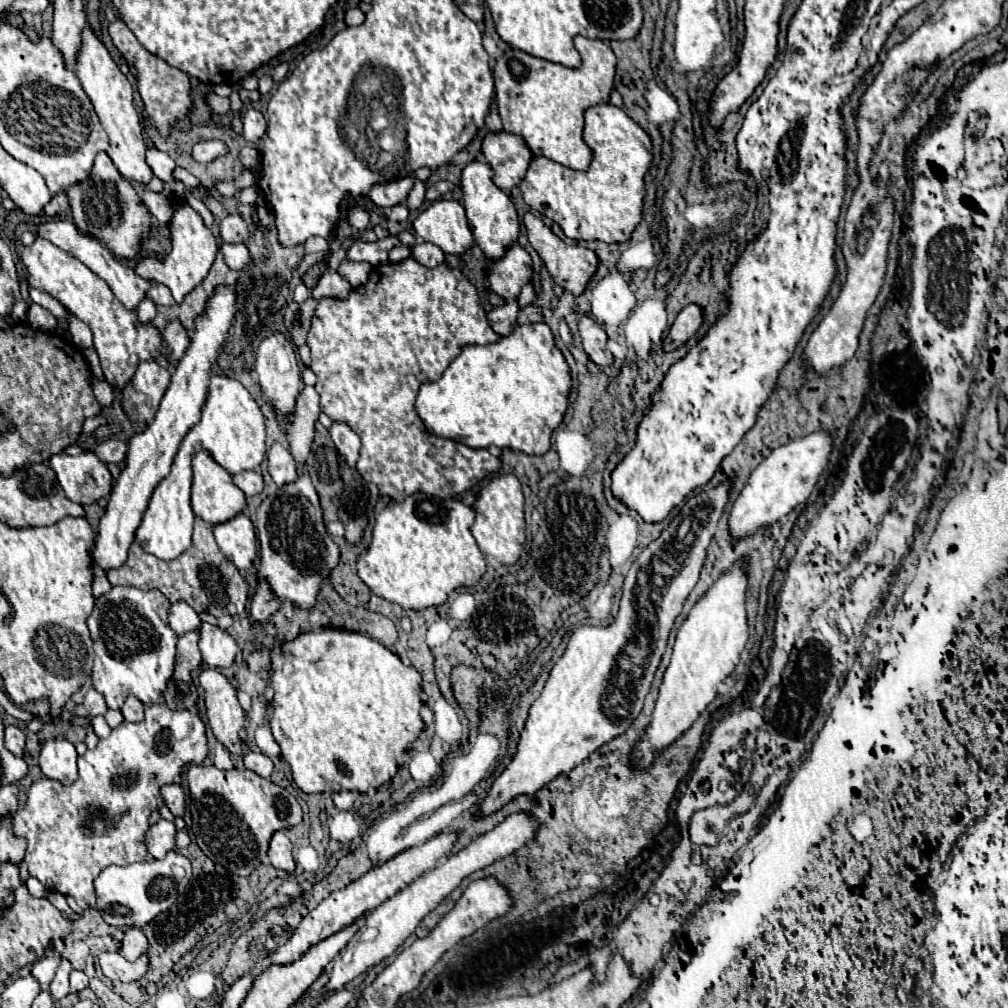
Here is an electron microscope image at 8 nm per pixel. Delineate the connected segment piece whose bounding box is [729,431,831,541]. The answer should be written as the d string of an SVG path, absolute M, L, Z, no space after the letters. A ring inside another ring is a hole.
M825 431L811 433L791 443L771 451L771 455L751 473L747 485L735 499L729 513L729 535L733 541L739 541L745 535L777 523L781 517L787 517L791 509L803 503L813 491L819 475L827 465L827 455L831 453L831 435Z

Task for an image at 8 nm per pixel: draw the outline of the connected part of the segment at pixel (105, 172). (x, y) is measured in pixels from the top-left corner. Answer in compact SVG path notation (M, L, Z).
M105 153L97 155L89 181L95 187L93 191L83 191L83 187L77 185L67 189L75 225L83 233L89 233L105 243L115 257L135 257L139 251L139 241L151 229L151 217L141 203L141 195L121 177L121 173L117 173L117 167Z

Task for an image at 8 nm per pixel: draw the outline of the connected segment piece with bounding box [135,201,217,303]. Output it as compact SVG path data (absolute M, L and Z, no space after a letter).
M185 201L175 205L175 213L171 219L171 235L173 235L171 251L163 259L157 259L157 257L139 259L135 265L135 273L141 275L143 279L153 279L155 283L167 285L173 293L173 299L177 303L181 303L183 297L193 287L197 287L209 273L209 269L215 261L215 255L217 255L217 241L215 241L213 233L203 225L201 217Z

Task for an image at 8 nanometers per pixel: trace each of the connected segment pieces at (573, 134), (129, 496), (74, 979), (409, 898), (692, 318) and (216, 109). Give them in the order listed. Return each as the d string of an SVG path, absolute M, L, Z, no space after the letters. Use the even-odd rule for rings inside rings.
M575 37L583 65L569 69L555 65L519 49L507 49L495 63L495 101L503 121L503 131L517 133L525 139L533 155L547 157L569 169L587 169L591 151L583 143L583 111L609 101L615 77L615 53L607 41Z
M221 285L215 289L215 295L209 299L205 313L195 319L195 337L191 339L189 349L185 351L185 355L181 357L181 361L173 371L171 385L167 387L161 399L155 419L145 427L145 431L133 435L129 441L125 469L121 471L119 479L113 485L105 515L101 517L97 535L89 549L93 557L93 567L109 571L125 563L127 551L135 539L135 531L141 523L141 517L147 509L153 489L159 485L161 479L169 475L181 439L201 419L201 407L205 403L207 387L209 387L209 371L215 363L221 345L227 341L227 331L231 327L233 315L235 315L235 287Z
M71 971L71 991L81 991L89 985L89 977L83 971Z
M513 813L501 825L497 825L493 831L481 835L469 847L465 847L463 851L455 853L453 857L447 857L435 869L423 873L411 887L407 887L405 891L401 891L395 897L387 899L375 911L371 911L365 917L365 923L361 925L361 929L351 937L347 947L341 949L341 953L329 963L327 971L331 973L331 979L329 979L329 983L323 989L325 991L337 991L337 989L345 987L349 981L353 981L355 977L359 977L369 967L375 967L383 959L393 955L395 949L399 945L403 945L403 941L417 929L421 919L429 911L433 911L465 877L475 873L477 869L483 869L483 867L491 865L497 859L503 859L503 857L511 855L521 845L529 843L533 839L533 835L535 835L535 829L537 829L537 825L535 825L531 815L527 815L527 813Z
M687 305L673 321L669 335L663 339L663 351L675 351L681 345L687 343L687 339L691 339L695 335L695 331L699 329L703 321L703 313L701 307L697 305Z
M211 93L211 95L207 97L207 103L209 103L209 107L213 109L213 113L225 115L225 113L229 111L229 99L227 99L227 97L219 97L219 95Z

